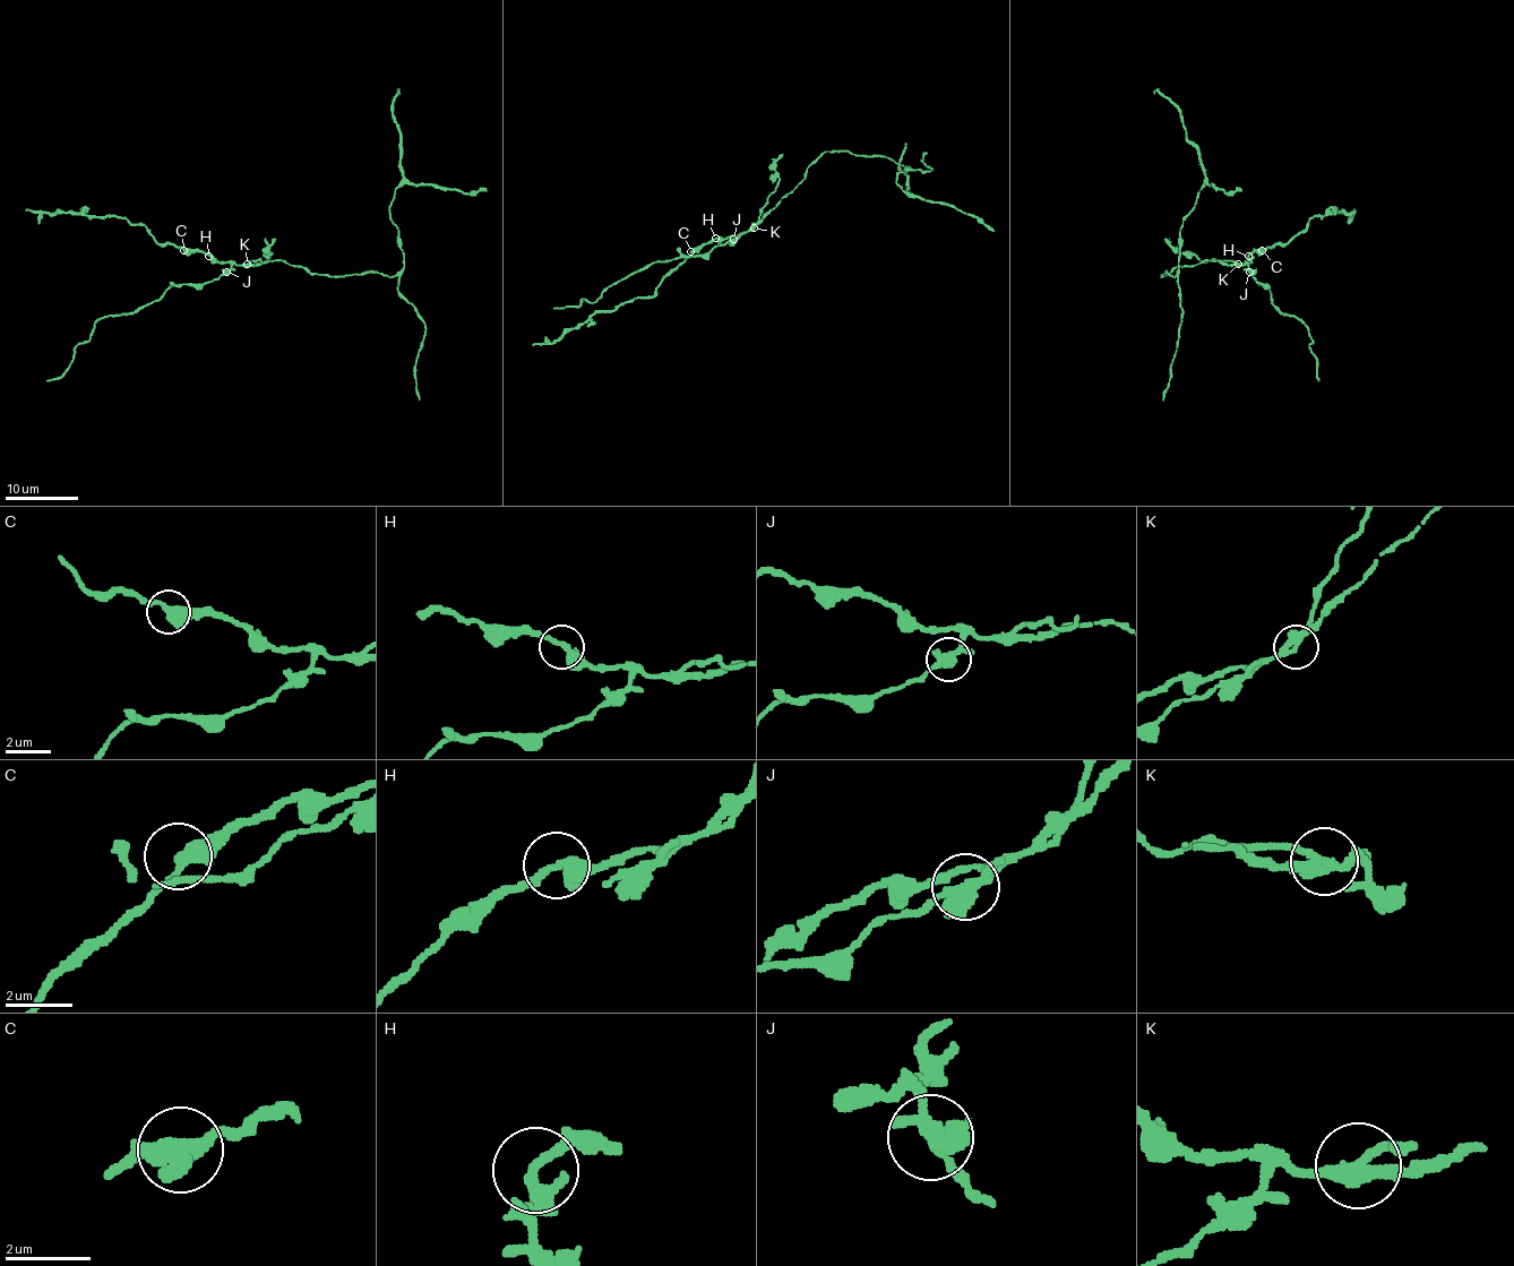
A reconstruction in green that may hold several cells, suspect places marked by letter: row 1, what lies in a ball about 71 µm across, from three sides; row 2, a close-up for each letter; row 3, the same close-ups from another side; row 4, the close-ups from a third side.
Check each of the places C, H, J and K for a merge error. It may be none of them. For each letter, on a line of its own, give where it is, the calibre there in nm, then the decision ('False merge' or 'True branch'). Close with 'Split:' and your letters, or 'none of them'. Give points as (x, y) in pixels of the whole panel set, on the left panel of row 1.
C: Place: (183, 250). Thickness 360 nm. True branch
H: Place: (208, 256). Thickness 260 nm. True branch
J: Place: (226, 272). Thickness 320 nm. False merge
K: Place: (247, 264). Thickness 280 nm. False merge
Split: J, K

